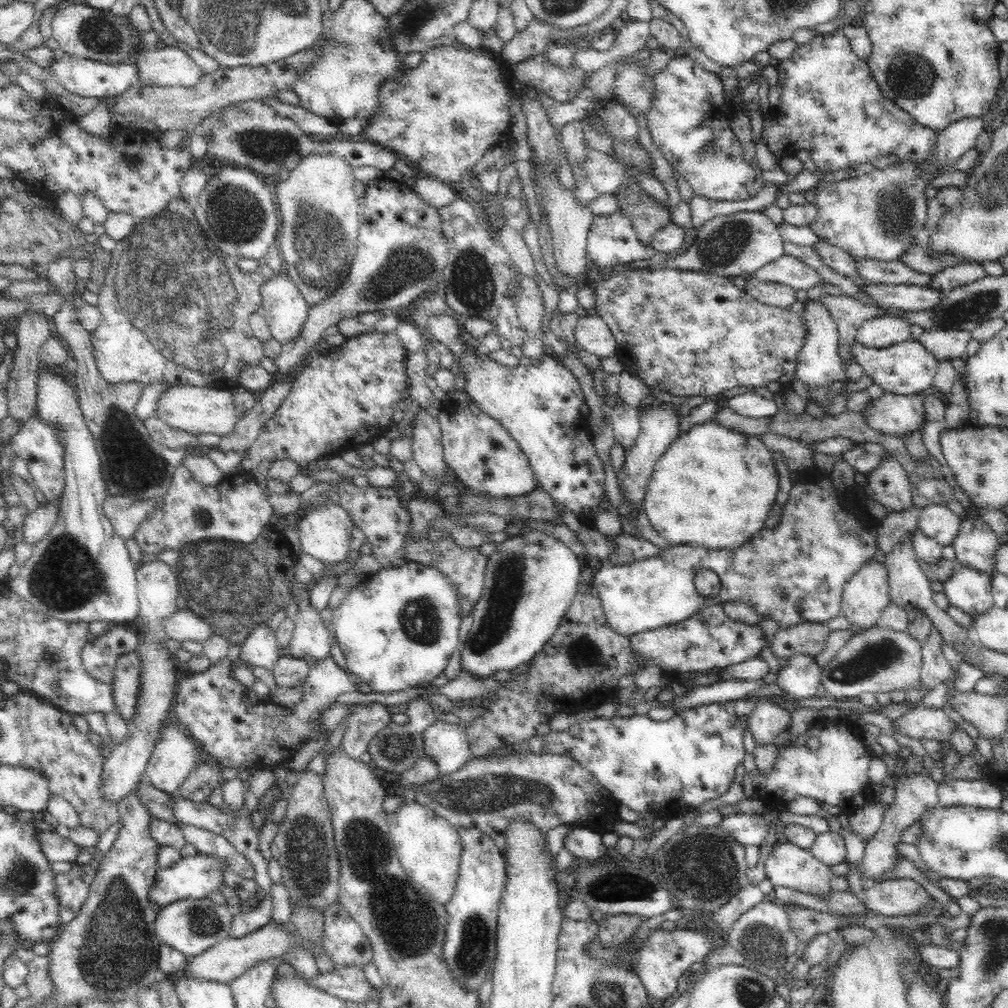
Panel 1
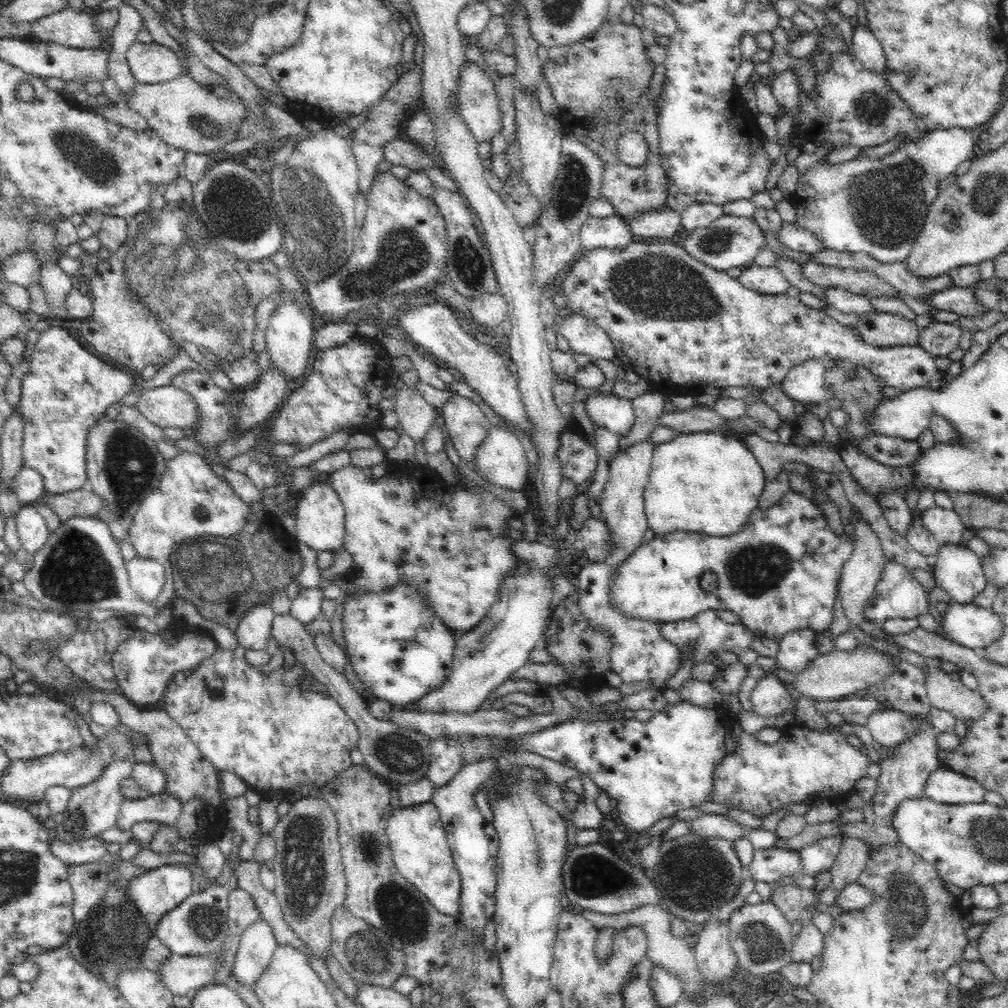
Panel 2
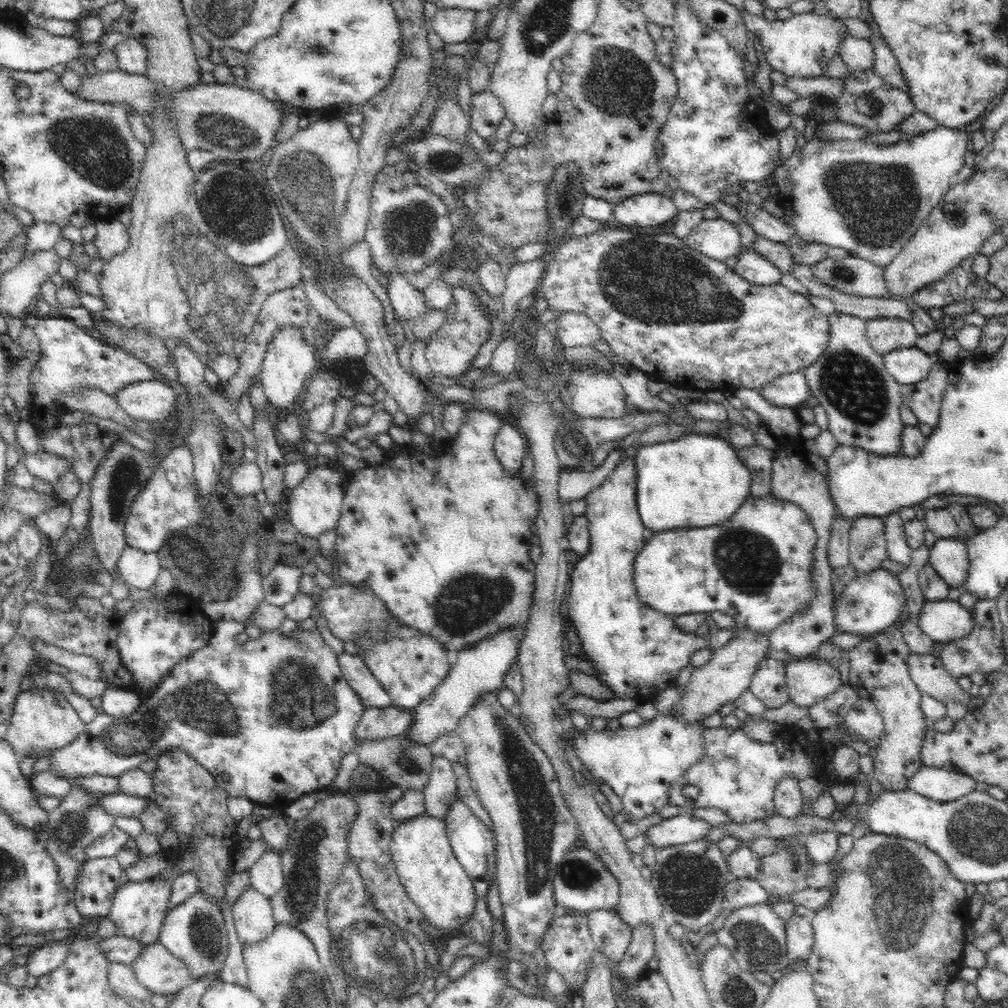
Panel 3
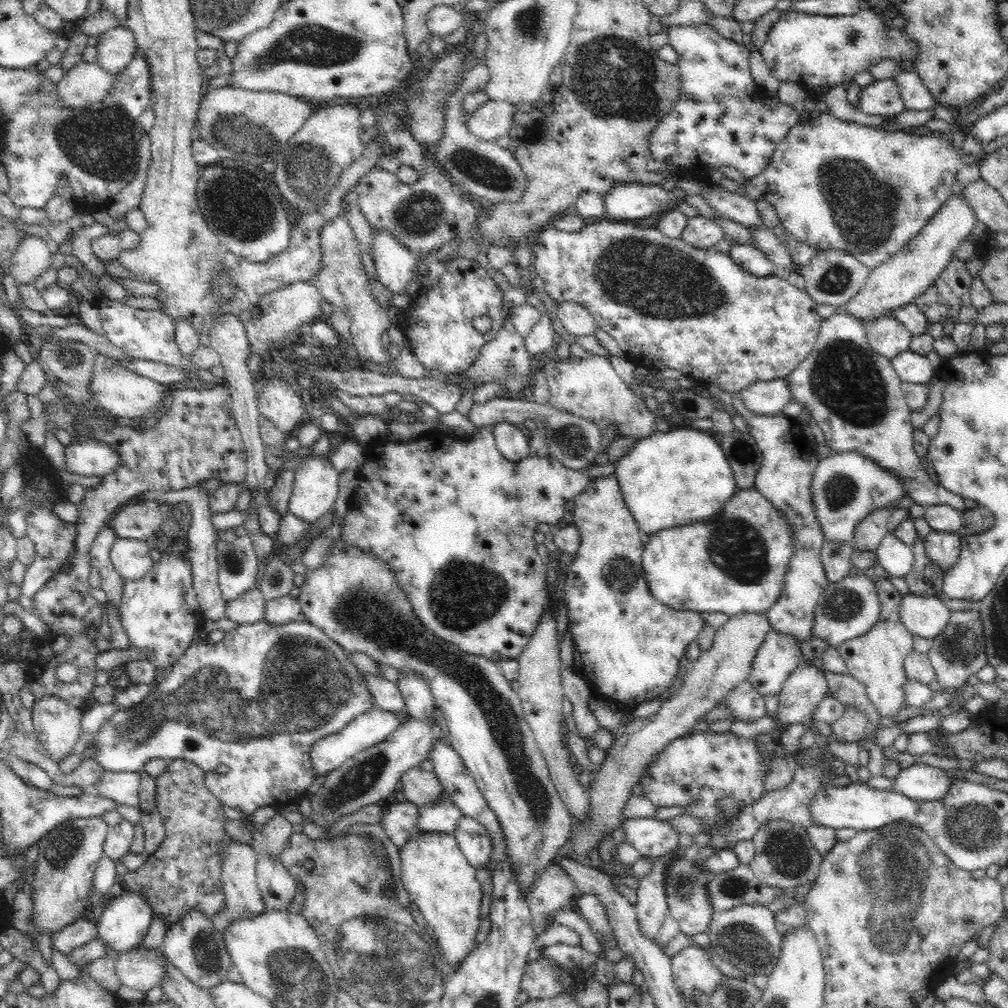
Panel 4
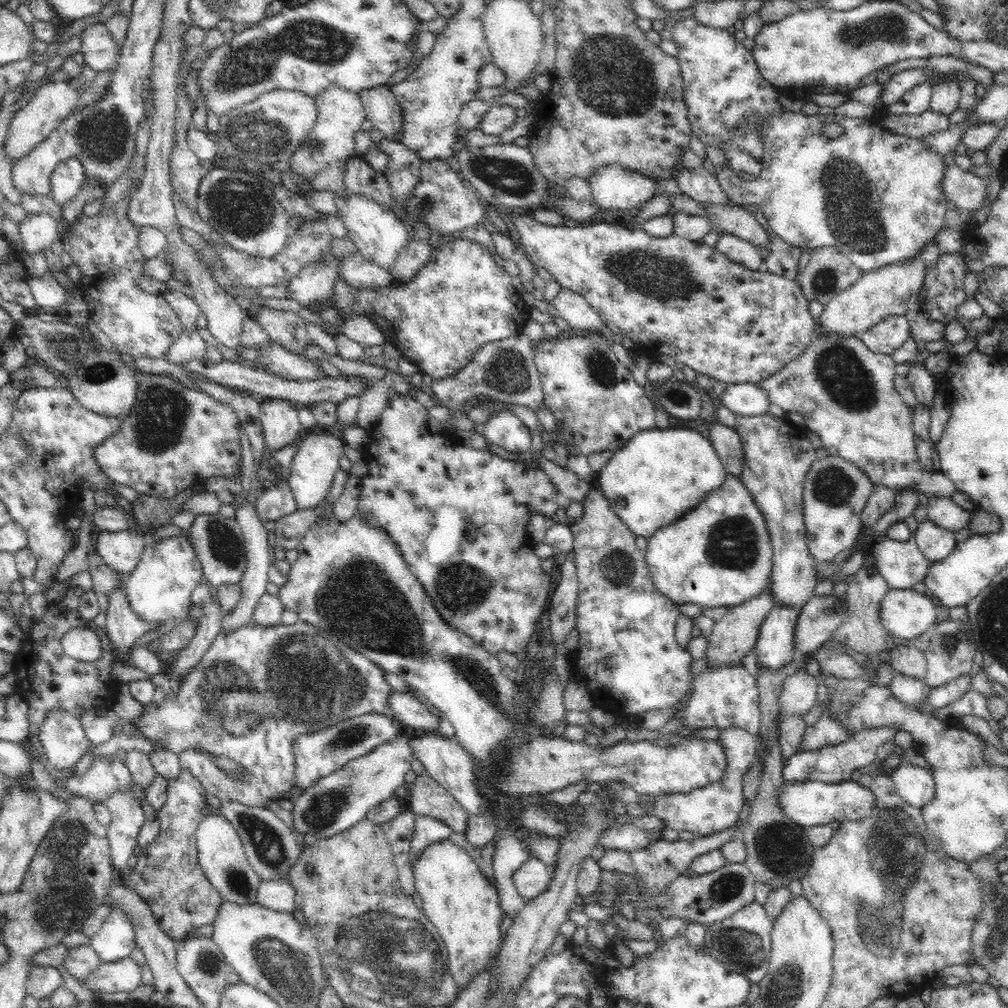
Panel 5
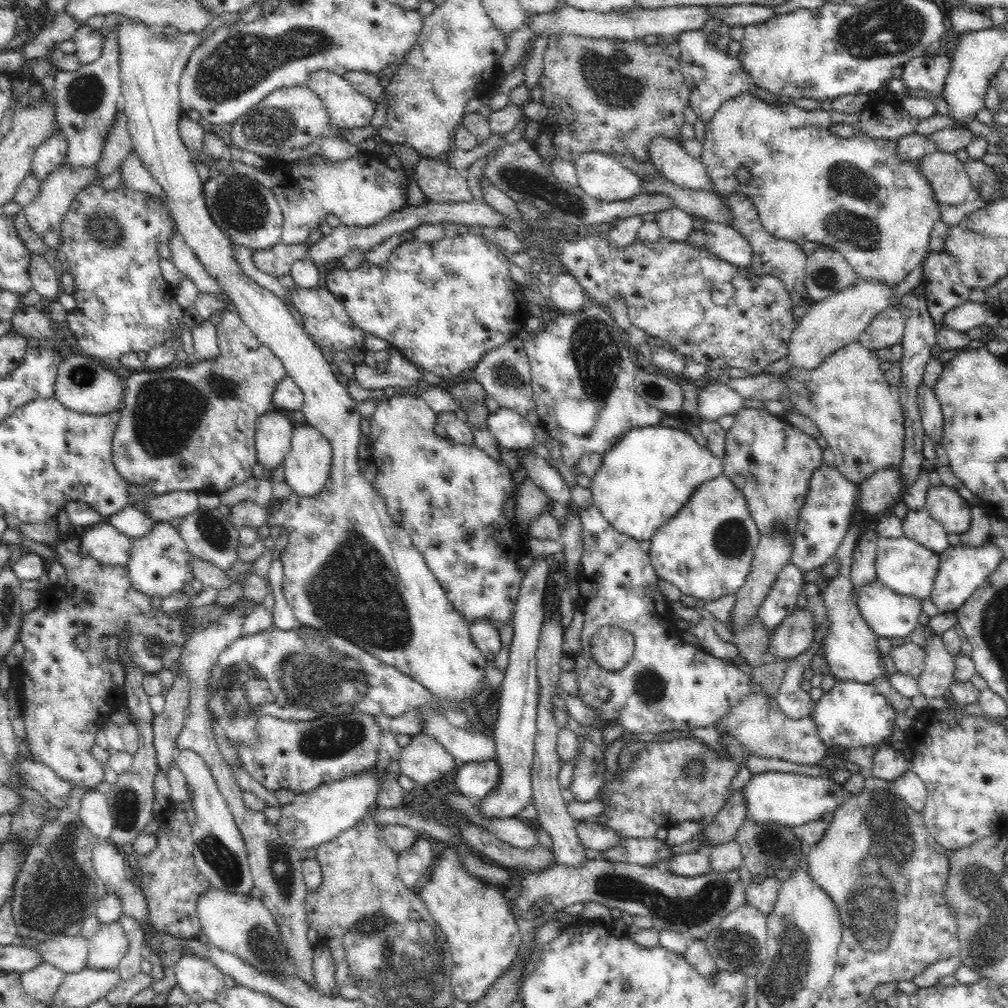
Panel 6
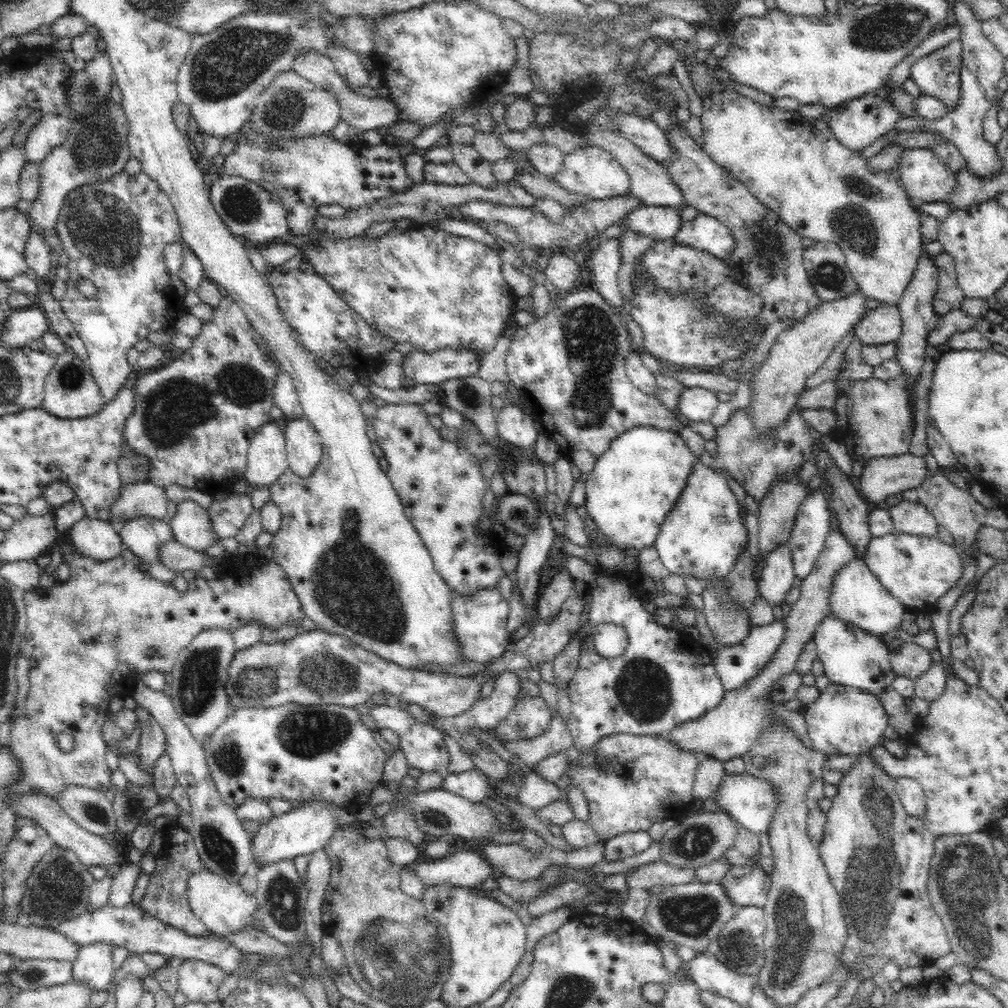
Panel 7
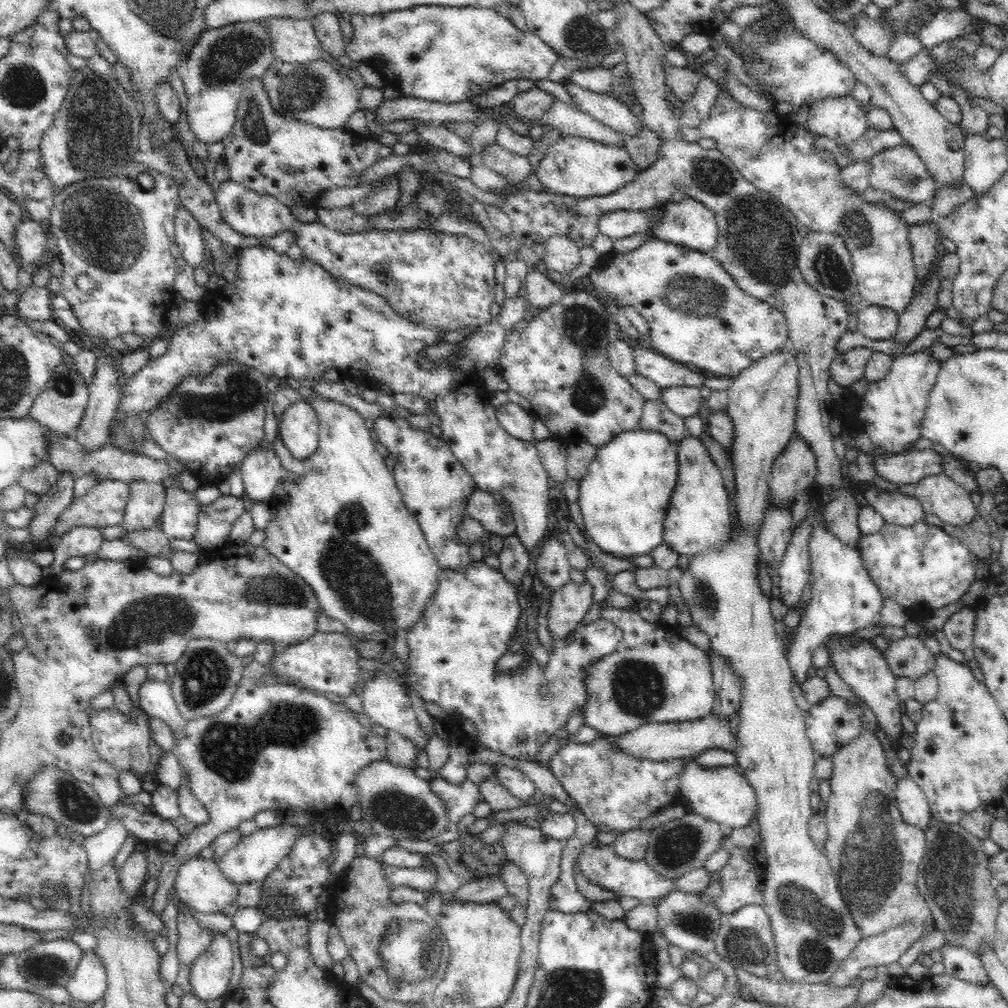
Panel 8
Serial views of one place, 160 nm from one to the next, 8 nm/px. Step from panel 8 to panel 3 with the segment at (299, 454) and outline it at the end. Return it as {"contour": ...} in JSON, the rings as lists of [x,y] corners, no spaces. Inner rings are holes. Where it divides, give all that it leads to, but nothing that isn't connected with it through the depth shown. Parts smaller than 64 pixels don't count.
{"contour":[[[320,465],[308,471],[308,474],[293,489],[288,491],[283,504],[282,516],[289,520],[299,534],[318,538],[321,534],[335,530],[338,526],[343,507],[343,474],[333,465]]]}

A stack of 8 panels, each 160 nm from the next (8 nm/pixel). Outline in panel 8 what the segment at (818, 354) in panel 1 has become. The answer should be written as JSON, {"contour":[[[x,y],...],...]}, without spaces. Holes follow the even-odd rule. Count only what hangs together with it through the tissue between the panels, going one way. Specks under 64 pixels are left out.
{"contour":[[[672,386],[662,389],[662,402],[674,414],[682,418],[698,415],[700,407],[706,404],[700,388],[694,386]]]}

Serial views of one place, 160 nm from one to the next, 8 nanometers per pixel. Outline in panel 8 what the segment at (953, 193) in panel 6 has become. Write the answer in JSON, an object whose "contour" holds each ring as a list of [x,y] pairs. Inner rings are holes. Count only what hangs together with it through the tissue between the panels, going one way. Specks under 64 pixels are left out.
{"contour":[[[910,145],[893,146],[883,153],[878,153],[870,159],[870,164],[870,188],[878,190],[881,195],[886,197],[894,196],[898,200],[904,200],[911,204],[927,204],[939,190],[939,185],[931,172],[928,172],[923,158]]]}

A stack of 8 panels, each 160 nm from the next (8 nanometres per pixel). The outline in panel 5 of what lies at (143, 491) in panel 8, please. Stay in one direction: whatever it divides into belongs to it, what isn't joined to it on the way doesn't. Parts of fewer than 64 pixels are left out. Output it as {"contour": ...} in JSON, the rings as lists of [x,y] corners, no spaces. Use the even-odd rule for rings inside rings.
{"contour":[[[178,535],[160,543],[148,540],[136,568],[126,578],[124,590],[130,608],[140,621],[164,624],[172,620],[177,625],[190,616],[191,595],[203,582],[203,577],[203,566],[194,548],[182,535]]]}

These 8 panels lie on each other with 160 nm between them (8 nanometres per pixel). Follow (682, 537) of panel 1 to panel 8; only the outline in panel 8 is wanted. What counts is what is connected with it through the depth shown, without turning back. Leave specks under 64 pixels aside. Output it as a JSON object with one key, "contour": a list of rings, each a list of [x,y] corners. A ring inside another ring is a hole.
{"contour":[[[636,429],[620,432],[608,444],[597,450],[589,464],[588,474],[579,480],[579,505],[584,527],[601,550],[619,558],[650,554],[662,544],[664,518],[679,475],[679,453],[676,443],[661,432]]]}

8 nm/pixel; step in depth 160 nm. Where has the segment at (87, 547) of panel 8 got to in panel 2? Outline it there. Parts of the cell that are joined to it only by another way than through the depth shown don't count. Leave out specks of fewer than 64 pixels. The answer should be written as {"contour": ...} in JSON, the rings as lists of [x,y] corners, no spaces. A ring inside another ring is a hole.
{"contour":[[[137,556],[125,562],[130,588],[145,603],[155,601],[164,588],[166,574],[161,561]]]}

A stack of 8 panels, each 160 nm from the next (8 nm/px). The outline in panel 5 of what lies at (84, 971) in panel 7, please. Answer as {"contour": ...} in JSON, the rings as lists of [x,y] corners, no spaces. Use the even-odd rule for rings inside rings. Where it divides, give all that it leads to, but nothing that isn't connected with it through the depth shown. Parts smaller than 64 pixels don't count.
{"contour":[[[110,904],[110,912],[96,936],[89,944],[103,963],[110,963],[130,956],[136,948],[136,929],[123,908]]]}

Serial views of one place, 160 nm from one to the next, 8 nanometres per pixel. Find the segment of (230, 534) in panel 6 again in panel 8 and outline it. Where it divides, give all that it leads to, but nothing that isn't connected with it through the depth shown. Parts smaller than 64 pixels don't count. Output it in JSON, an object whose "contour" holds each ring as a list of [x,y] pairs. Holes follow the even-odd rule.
{"contour":[[[176,484],[165,487],[165,505],[159,523],[168,538],[194,540],[202,504],[194,493]]]}

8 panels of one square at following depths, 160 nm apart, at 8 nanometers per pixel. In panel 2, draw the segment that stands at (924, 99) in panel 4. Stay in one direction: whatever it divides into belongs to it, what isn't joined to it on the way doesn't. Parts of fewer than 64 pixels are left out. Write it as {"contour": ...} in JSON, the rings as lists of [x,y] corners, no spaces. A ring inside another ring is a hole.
{"contour":[[[854,24],[851,36],[851,51],[853,56],[860,59],[866,68],[880,73],[884,72],[886,59],[884,59],[882,45],[868,26]]]}

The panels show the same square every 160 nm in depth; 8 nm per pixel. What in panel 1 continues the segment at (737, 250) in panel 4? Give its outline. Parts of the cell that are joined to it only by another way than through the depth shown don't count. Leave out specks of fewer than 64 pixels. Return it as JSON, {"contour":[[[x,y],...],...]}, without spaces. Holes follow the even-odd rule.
{"contour":[[[747,277],[745,292],[753,300],[768,305],[770,308],[788,310],[797,302],[796,291],[790,286],[776,283],[764,283],[758,279]]]}

